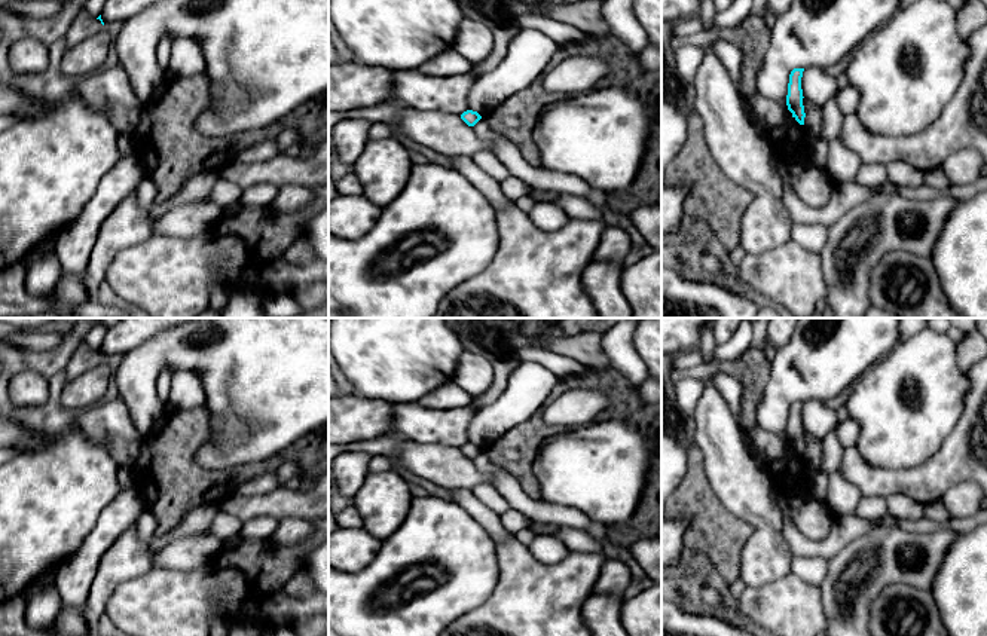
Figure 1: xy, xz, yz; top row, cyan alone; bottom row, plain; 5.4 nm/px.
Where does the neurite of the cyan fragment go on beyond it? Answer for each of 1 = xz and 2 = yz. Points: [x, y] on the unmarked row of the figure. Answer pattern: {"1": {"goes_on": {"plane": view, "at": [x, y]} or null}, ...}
{"1": {"goes_on": null}, "2": {"goes_on": null}}

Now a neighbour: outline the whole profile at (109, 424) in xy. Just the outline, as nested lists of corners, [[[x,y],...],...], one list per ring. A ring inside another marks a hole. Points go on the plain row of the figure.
[[[120,398],[98,401],[80,410],[71,428],[80,429],[92,441],[107,447],[119,467],[131,468],[140,455],[143,437]]]

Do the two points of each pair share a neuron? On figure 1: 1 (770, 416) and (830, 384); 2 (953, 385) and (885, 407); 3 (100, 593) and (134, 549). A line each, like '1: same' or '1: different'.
1: same
2: same
3: same

